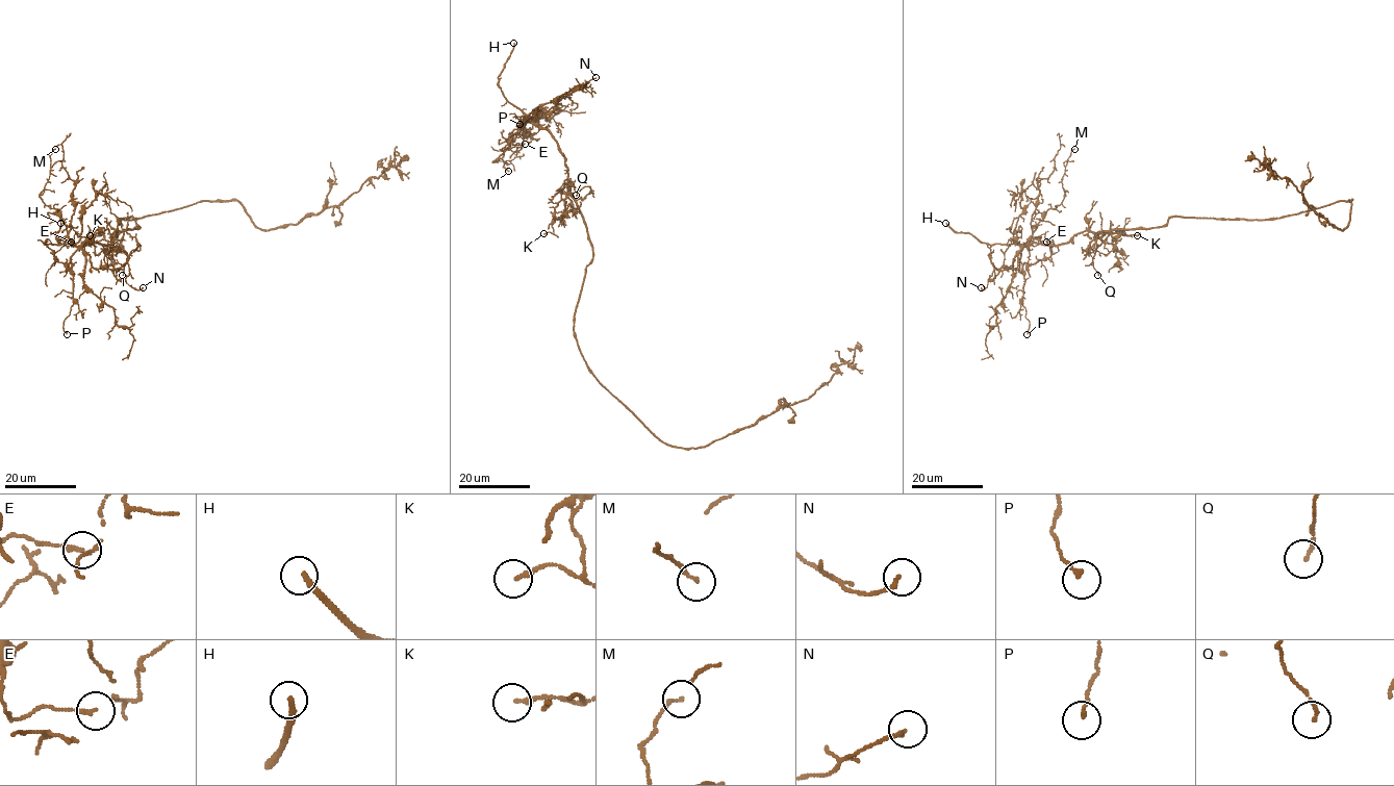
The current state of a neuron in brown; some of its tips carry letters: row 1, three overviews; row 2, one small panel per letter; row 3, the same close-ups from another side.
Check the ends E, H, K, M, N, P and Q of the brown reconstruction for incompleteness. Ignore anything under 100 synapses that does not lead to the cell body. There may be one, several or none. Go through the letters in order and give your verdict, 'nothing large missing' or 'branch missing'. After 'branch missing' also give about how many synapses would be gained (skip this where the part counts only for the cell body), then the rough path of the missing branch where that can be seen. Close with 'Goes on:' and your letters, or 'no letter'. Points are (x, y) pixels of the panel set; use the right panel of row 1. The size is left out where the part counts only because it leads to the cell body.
E: nothing large missing
H: branch missing
K: nothing large missing
M: nothing large missing
N: nothing large missing
P: nothing large missing
Q: nothing large missing
Goes on: H

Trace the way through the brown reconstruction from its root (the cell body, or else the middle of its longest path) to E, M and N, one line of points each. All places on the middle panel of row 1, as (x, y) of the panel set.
E: (577, 340), (574, 313), (592, 259), (587, 227), (554, 136), (526, 122), (511, 136), (513, 145), (525, 144)
M: (577, 340), (574, 313), (592, 251), (564, 155), (548, 130), (526, 122), (493, 161), (501, 158), (508, 171)
N: (577, 340), (574, 313), (592, 259), (590, 241), (569, 193), (558, 144), (532, 120), (596, 77)

